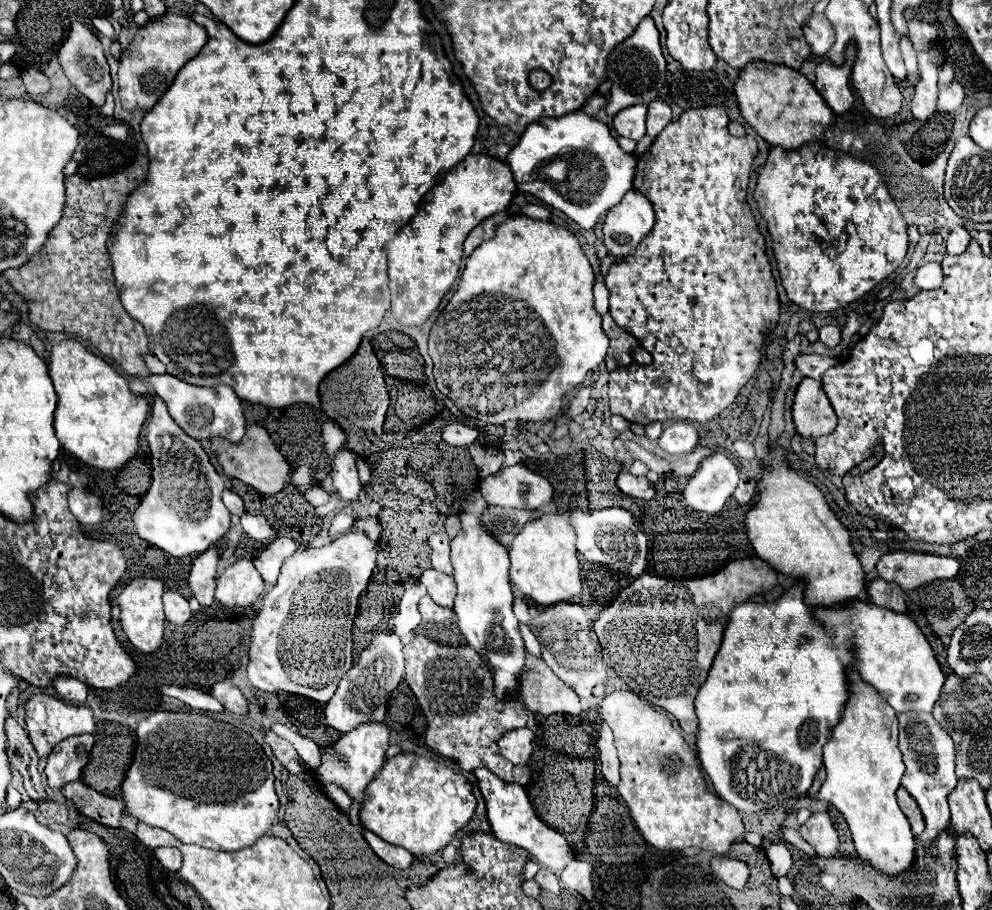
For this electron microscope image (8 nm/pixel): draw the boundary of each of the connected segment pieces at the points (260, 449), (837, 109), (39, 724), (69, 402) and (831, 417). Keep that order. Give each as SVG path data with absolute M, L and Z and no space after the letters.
M259 424L247 426L247 432L239 444L231 444L225 438L211 438L211 450L229 478L237 478L265 496L273 496L281 492L285 488L287 476L293 472L291 462L279 452L279 448L269 438L267 430Z
M823 62L815 70L817 80L815 88L829 104L835 114L843 114L853 106L853 92L849 86L849 66L833 66L831 62Z
M37 694L25 704L25 728L29 734L29 740L33 742L35 750L39 756L49 756L53 746L69 736L75 734L85 734L85 732L95 732L95 720L93 712L87 706L77 706L77 704L67 704L65 700L49 694Z
M77 340L53 344L49 376L59 398L55 410L55 434L61 446L89 466L99 470L121 470L139 448L139 432L151 410L149 398L133 394L127 378L121 378L113 366L89 352Z
M803 378L795 390L793 398L793 422L797 434L803 438L819 438L831 434L837 426L837 416L825 398L821 382L813 378Z

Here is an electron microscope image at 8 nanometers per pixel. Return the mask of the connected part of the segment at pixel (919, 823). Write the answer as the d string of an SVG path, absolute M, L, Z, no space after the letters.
M899 788L899 790L897 790L897 800L899 800L899 806L901 806L903 814L905 814L905 816L909 818L909 822L911 822L913 834L915 834L915 836L921 834L923 828L925 828L925 820L923 820L923 814L921 814L915 798L913 798L909 792L905 792L905 788Z

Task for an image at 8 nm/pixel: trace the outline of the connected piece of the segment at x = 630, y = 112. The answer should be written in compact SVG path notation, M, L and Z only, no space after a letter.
M635 104L633 108L621 110L613 118L613 128L619 136L625 136L625 138L639 142L645 136L645 118L647 118L647 106Z

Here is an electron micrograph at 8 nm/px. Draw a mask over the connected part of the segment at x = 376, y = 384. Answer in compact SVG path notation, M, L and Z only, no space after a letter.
M367 338L361 342L359 350L345 364L341 364L323 378L319 386L319 396L321 396L321 410L329 418L339 422L341 428L347 432L347 444L349 444L347 448L363 456L367 448L375 446L373 440L383 434L383 420L389 406L389 394L385 388L385 376L381 364L373 354L373 348Z

